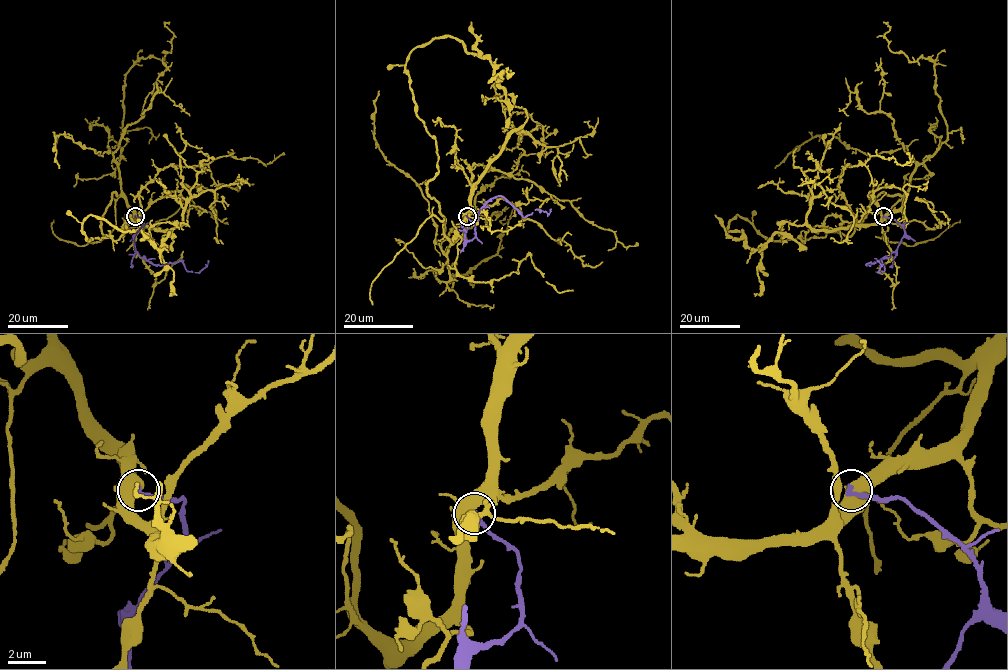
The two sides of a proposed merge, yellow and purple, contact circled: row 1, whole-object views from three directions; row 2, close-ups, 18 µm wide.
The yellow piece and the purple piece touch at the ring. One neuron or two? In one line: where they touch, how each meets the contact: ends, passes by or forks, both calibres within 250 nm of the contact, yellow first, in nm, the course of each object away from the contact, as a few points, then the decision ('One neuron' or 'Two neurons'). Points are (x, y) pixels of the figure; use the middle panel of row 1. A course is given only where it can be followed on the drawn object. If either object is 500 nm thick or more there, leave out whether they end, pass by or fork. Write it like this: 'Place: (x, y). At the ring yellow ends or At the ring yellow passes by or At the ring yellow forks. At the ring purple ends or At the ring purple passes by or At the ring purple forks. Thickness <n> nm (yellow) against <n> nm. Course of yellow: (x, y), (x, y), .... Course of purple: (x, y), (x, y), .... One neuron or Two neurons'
Place: (467, 216). Thickness 550 nm (yellow) against 300 nm. Course of yellow: (466, 216), (452, 240), (427, 193), (437, 153), (417, 114), (410, 53), (451, 36), (485, 57), (508, 128). Course of purple: (467, 216), (475, 224), (471, 240), (464, 238), (468, 225), (497, 196), (523, 217), (551, 209). Two neurons

